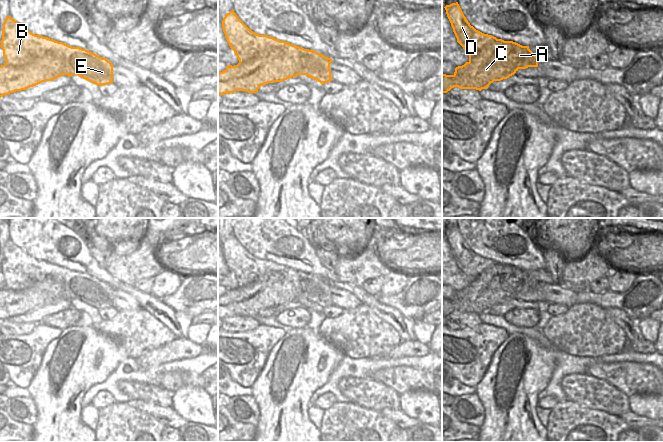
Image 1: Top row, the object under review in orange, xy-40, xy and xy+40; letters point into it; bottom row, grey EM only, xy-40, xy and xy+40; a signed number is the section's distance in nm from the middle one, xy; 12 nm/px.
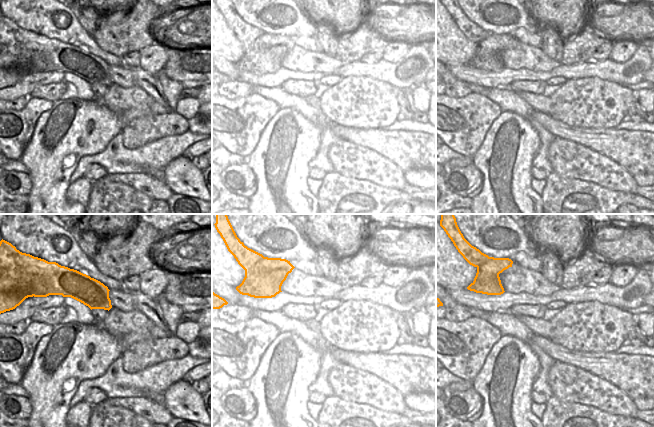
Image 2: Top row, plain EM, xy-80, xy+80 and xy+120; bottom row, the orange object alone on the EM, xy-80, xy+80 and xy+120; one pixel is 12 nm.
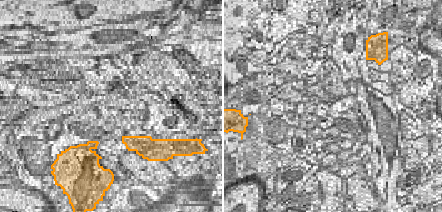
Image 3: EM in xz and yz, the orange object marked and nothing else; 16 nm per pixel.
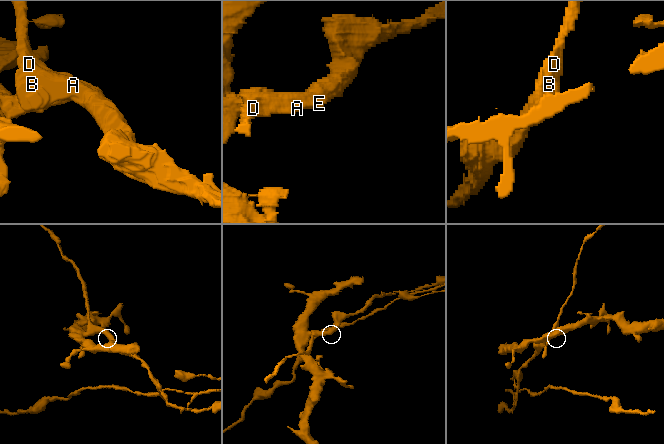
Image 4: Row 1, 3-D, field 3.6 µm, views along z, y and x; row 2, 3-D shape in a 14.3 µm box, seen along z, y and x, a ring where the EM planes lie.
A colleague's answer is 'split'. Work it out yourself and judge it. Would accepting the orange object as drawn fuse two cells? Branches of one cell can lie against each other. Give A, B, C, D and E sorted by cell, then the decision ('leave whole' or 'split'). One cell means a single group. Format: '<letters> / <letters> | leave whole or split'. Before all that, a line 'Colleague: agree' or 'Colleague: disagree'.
Colleague: agree
A C / B D E | split

